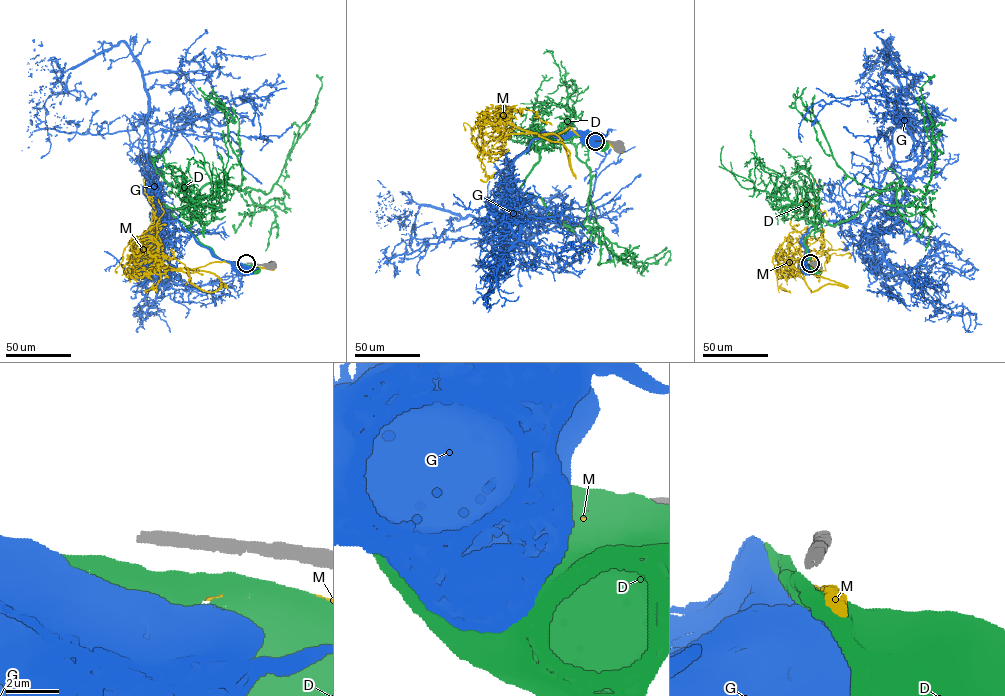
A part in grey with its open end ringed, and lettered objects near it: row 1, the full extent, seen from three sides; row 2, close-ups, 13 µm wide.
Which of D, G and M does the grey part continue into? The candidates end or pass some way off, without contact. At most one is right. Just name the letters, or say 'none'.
none

